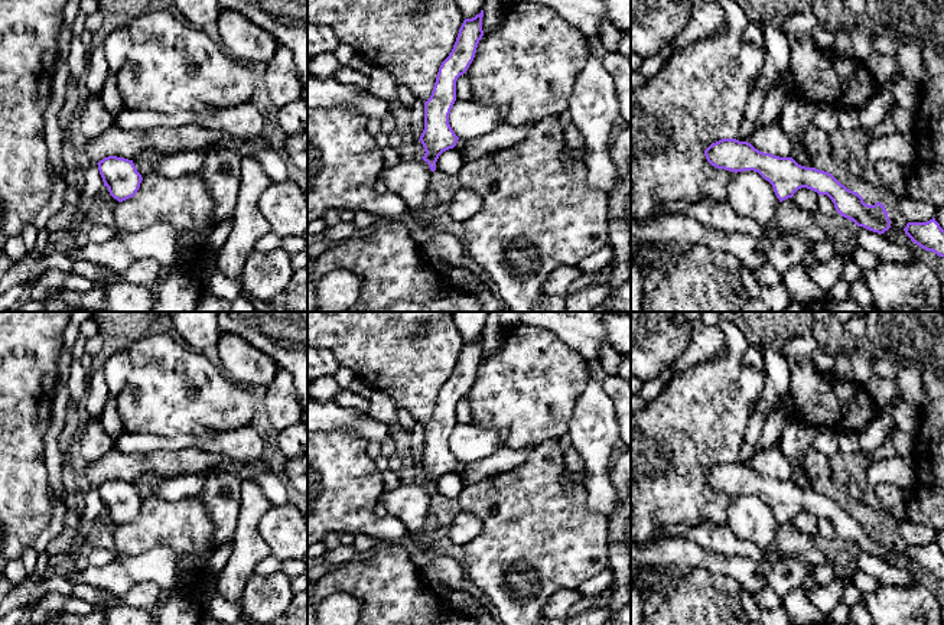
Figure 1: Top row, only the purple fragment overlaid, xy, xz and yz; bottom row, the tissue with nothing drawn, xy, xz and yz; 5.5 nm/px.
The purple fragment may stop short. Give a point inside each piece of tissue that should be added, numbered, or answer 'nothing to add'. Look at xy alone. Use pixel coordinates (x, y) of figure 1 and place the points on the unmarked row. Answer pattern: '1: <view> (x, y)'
nothing to add

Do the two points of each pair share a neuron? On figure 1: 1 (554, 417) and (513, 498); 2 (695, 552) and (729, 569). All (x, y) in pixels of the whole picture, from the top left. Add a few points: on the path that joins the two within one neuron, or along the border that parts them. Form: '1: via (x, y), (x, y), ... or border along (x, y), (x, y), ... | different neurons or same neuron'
1: border along (556, 438), (549, 438), (534, 448) | different neurons
2: via (703, 557), (720, 565) | same neuron

